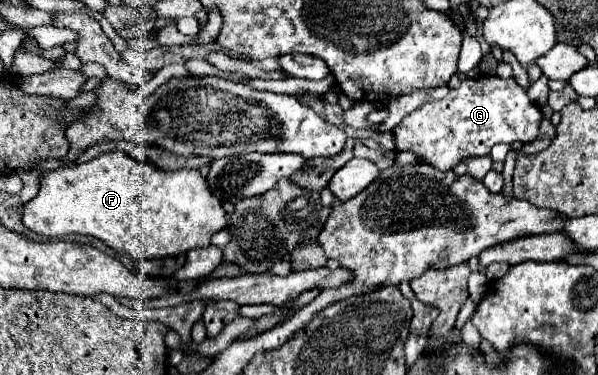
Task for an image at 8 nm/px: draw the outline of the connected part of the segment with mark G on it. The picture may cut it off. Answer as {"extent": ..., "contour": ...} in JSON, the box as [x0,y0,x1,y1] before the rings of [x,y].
{"extent":[393,75,543,171],"contour":[[[481,75],[477,79],[463,79],[459,87],[451,89],[447,97],[439,101],[429,101],[423,107],[415,109],[409,113],[395,129],[393,129],[393,139],[395,139],[395,149],[397,151],[413,151],[419,155],[423,161],[433,165],[435,169],[449,171],[457,163],[469,157],[483,157],[491,153],[491,147],[497,143],[531,143],[539,137],[539,125],[543,121],[543,113],[539,105],[535,105],[523,87],[515,83],[515,79],[501,79],[501,77],[491,77],[491,75]]]}

